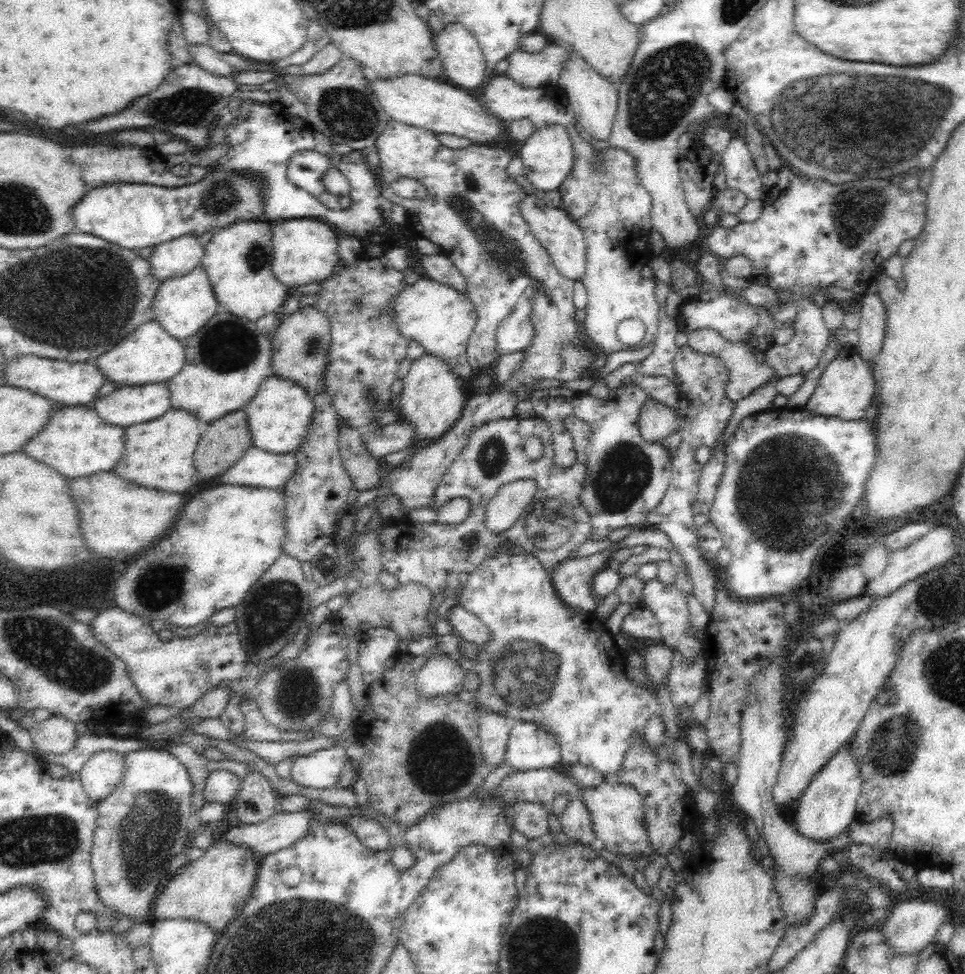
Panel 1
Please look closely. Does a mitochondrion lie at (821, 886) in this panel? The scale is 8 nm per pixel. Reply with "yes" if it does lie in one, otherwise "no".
no

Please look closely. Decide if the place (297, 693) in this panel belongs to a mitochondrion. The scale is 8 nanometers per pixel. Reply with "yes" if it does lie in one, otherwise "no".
yes

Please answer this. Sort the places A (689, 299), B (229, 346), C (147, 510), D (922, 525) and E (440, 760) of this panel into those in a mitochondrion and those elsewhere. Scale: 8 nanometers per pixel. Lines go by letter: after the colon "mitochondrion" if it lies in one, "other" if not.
A: other
B: mitochondrion
C: other
D: other
E: mitochondrion

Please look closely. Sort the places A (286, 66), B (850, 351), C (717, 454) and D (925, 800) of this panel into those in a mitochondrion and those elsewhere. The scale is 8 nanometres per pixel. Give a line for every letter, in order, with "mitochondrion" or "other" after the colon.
A: other
B: other
C: other
D: other

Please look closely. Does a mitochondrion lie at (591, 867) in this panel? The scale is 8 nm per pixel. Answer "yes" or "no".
no

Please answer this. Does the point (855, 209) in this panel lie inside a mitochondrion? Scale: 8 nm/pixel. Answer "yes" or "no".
yes

